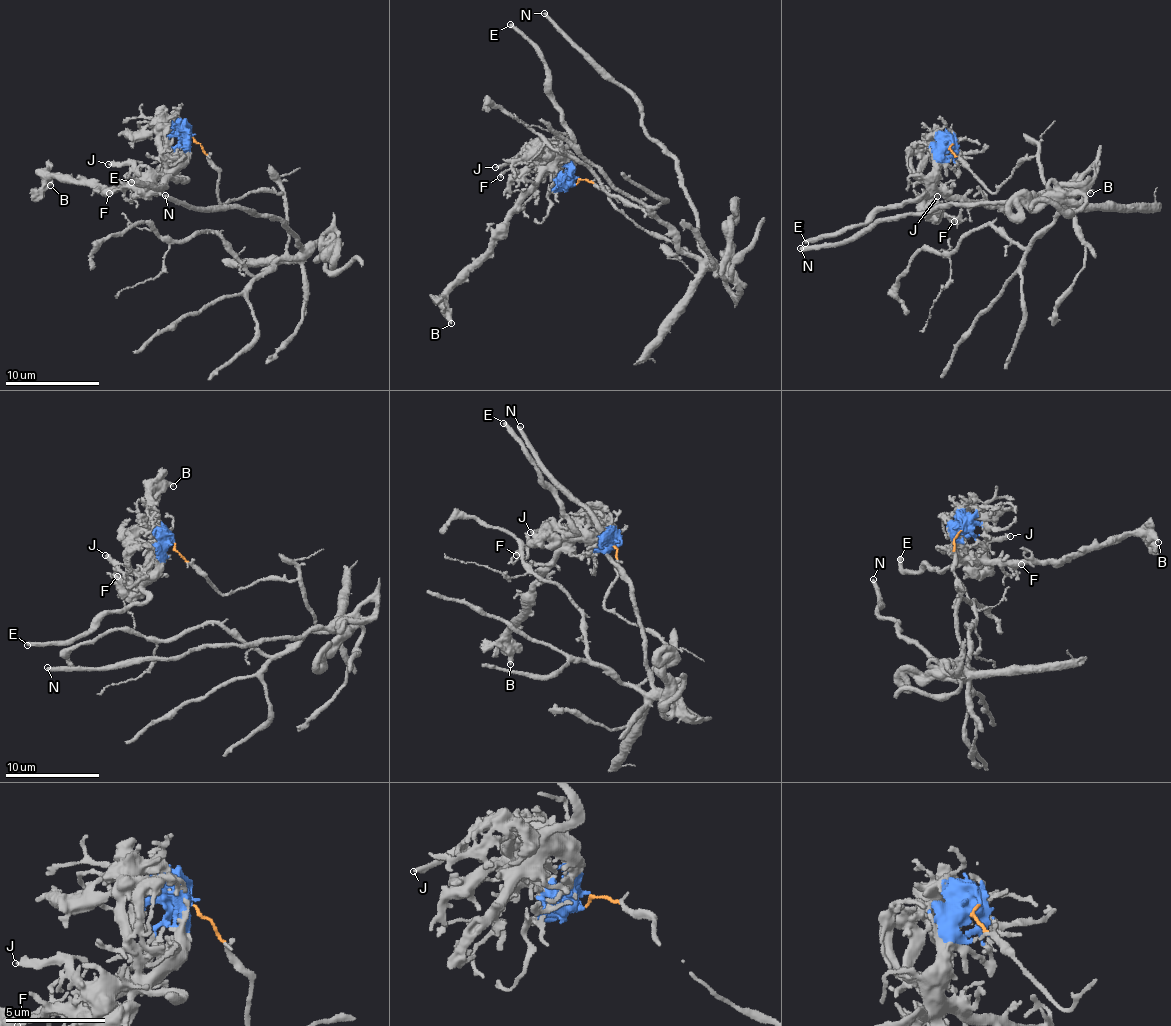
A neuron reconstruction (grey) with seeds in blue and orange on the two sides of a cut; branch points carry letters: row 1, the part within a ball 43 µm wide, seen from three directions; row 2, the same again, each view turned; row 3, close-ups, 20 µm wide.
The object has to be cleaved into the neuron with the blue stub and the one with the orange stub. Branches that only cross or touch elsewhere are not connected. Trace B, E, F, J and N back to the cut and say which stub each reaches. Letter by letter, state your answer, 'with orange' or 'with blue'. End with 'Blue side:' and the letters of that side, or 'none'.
B: with blue
E: with blue
F: with blue
J: with blue
N: with orange
Blue side: B, E, F, J

